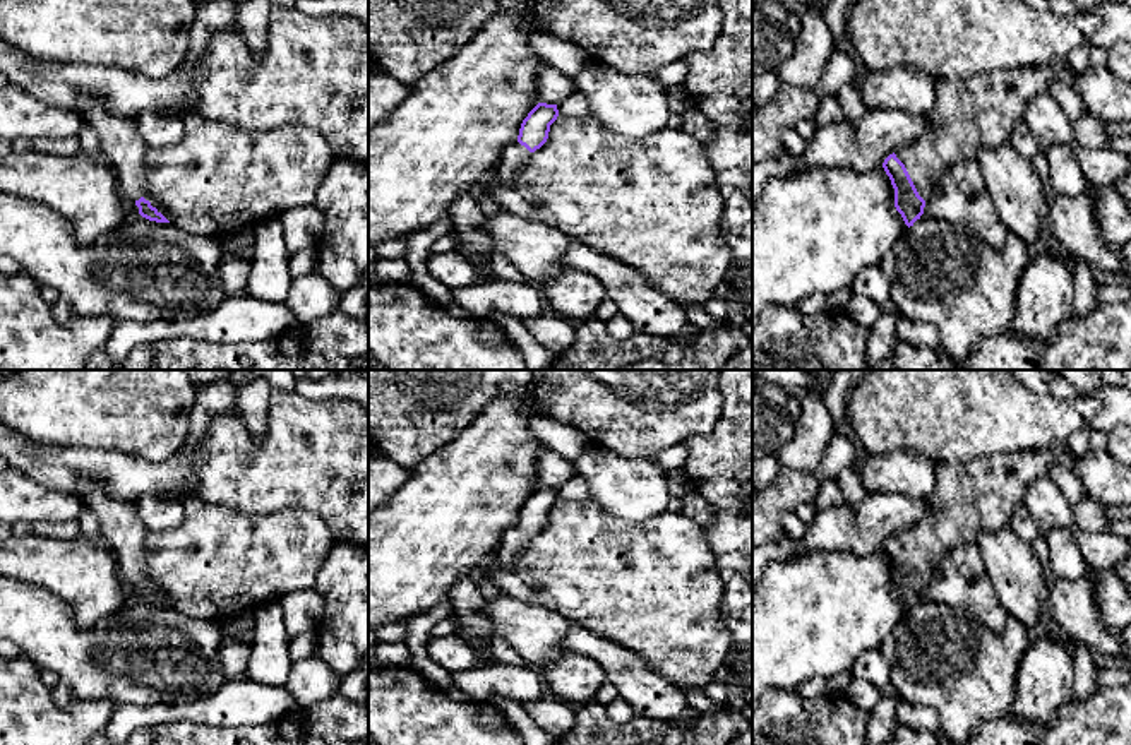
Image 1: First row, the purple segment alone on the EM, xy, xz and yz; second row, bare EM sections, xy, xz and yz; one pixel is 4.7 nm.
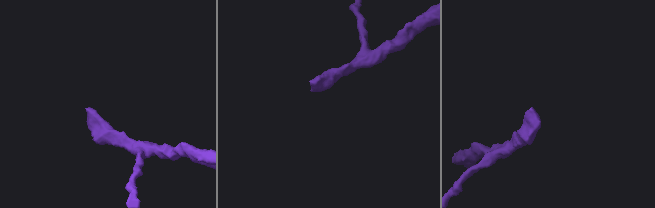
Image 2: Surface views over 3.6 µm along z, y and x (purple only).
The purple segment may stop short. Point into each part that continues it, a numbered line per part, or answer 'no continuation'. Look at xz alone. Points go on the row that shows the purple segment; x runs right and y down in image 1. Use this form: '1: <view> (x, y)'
1: xz (514, 156)

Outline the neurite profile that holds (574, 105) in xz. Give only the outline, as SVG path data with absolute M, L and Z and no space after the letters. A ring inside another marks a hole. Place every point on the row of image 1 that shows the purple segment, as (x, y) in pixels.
M577 89L562 101L559 101L557 110L559 115L566 116L586 116L591 113L588 98Z

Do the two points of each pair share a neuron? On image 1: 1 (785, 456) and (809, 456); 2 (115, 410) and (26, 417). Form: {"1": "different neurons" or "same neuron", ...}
{"1": "same neuron", "2": "same neuron"}

